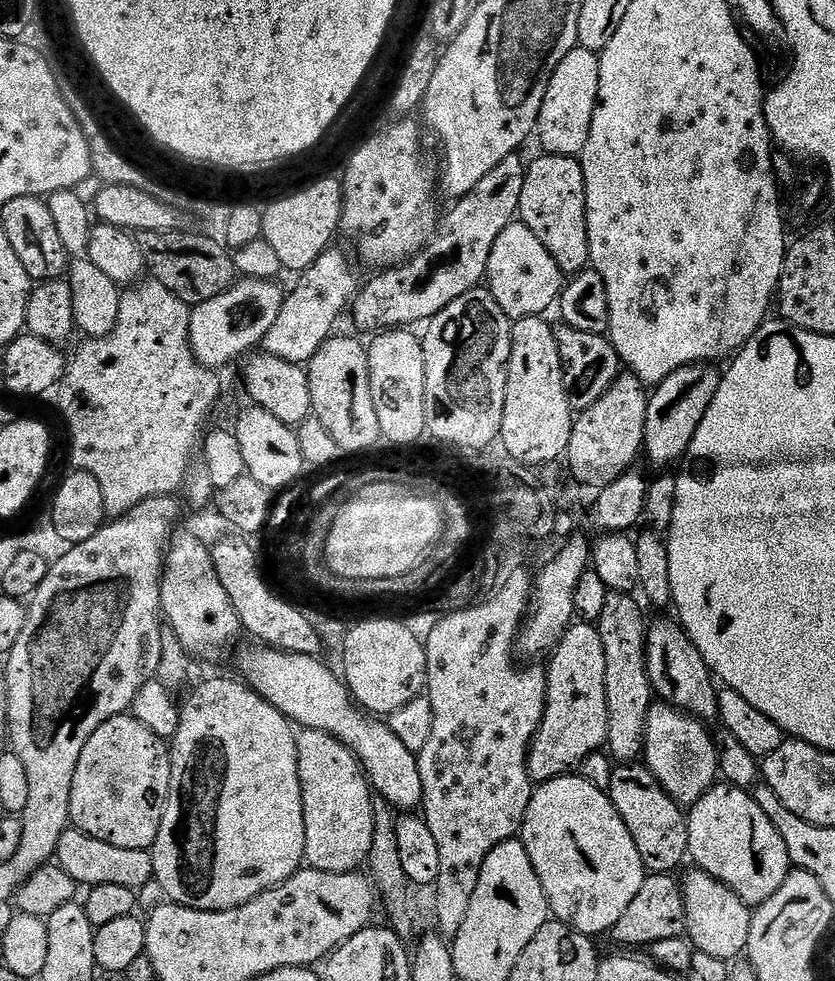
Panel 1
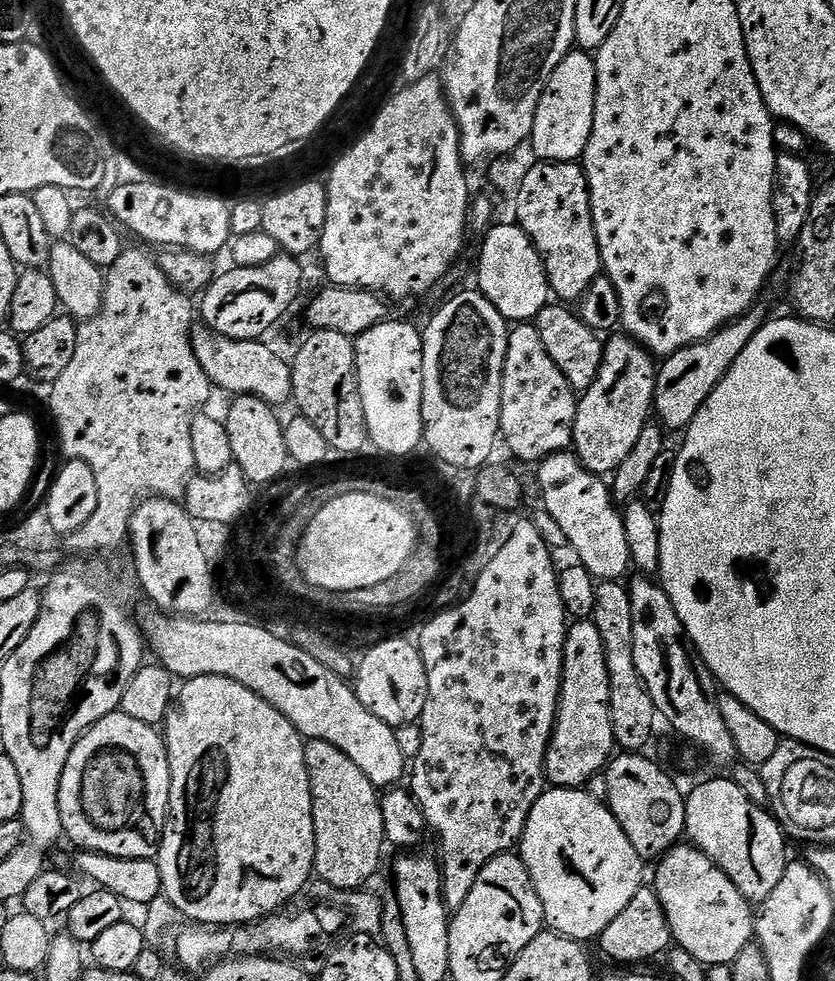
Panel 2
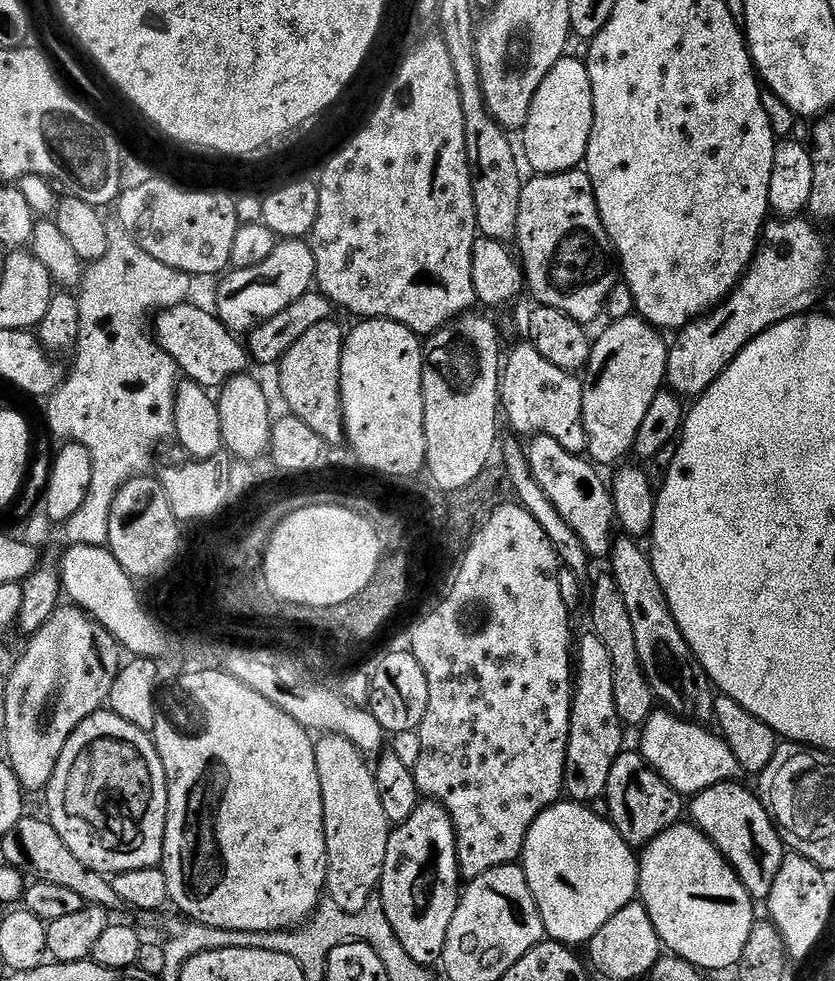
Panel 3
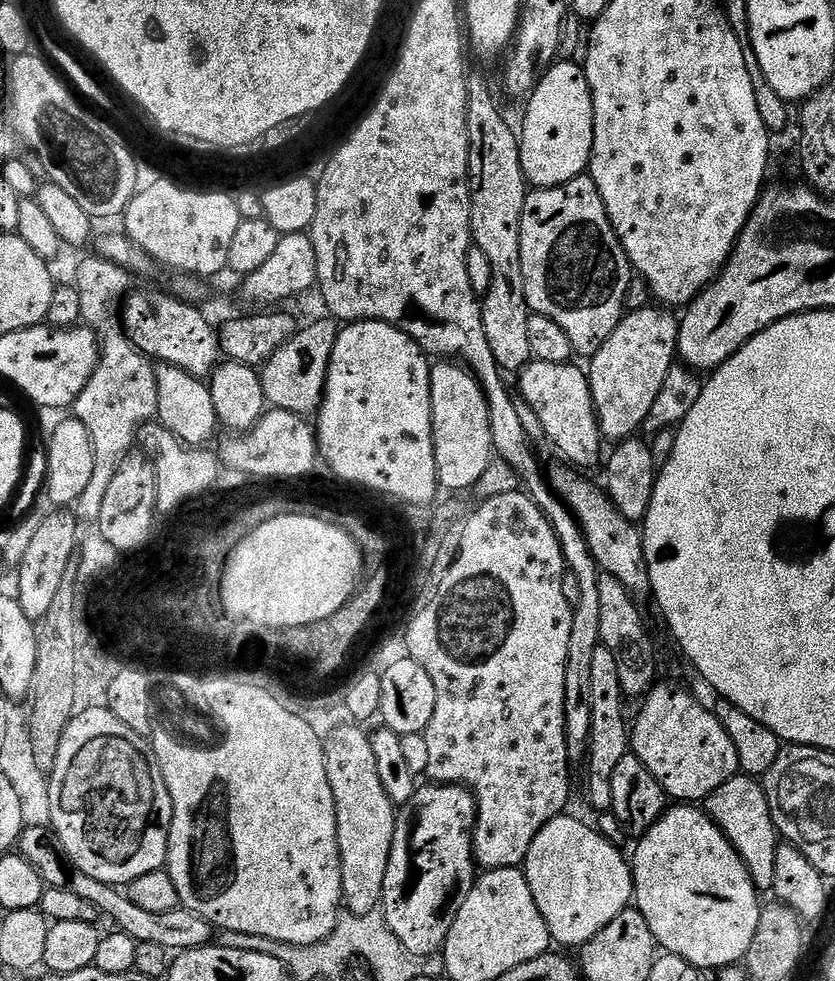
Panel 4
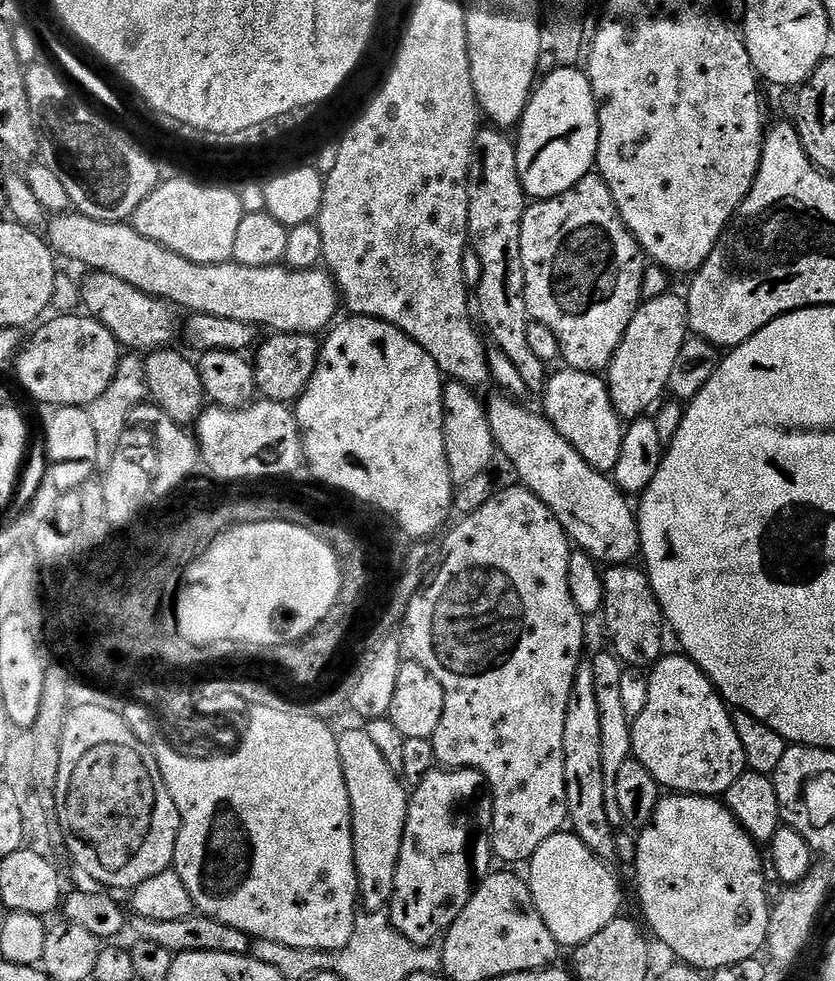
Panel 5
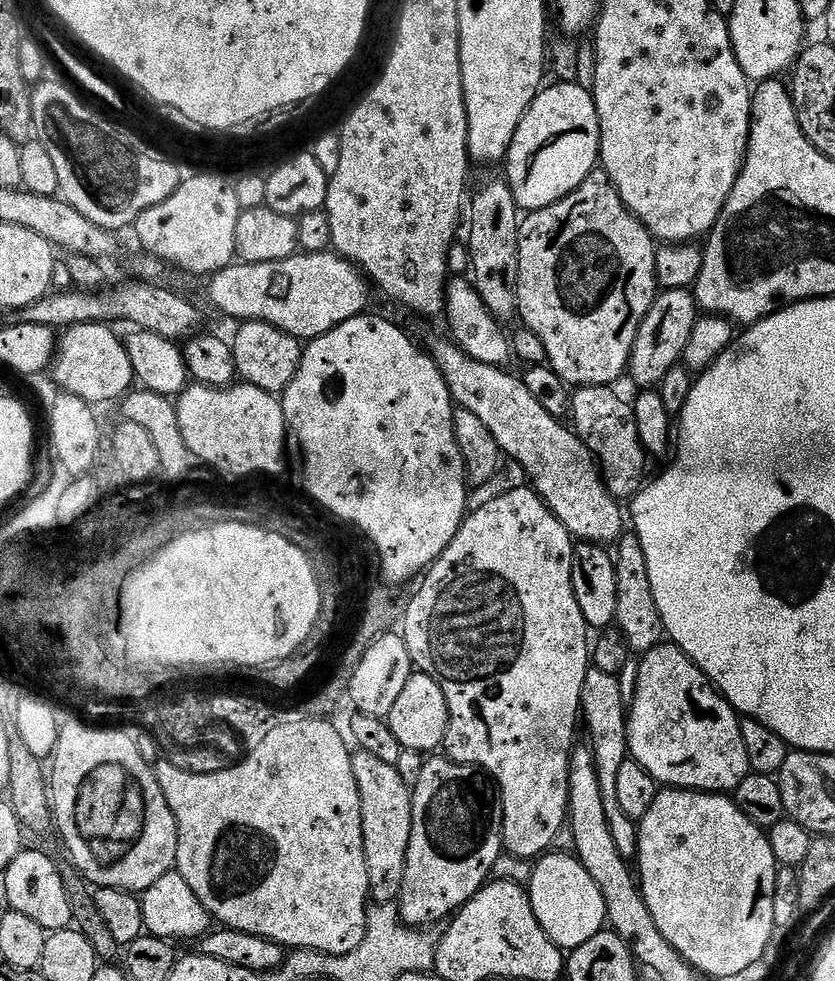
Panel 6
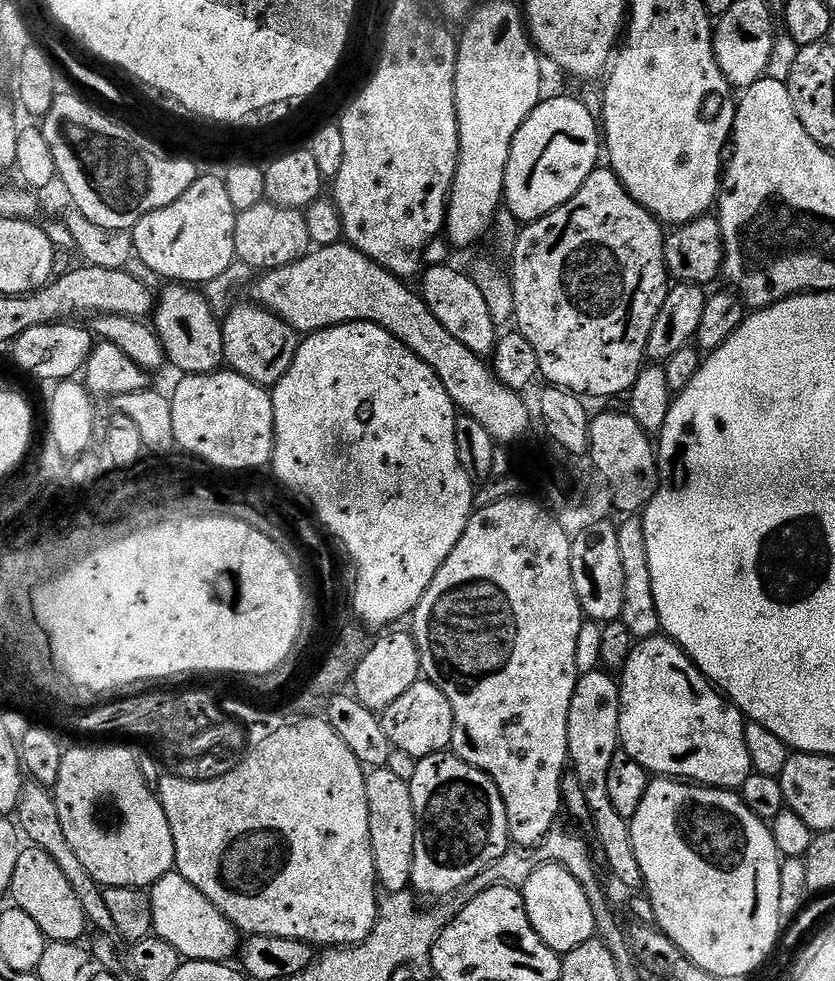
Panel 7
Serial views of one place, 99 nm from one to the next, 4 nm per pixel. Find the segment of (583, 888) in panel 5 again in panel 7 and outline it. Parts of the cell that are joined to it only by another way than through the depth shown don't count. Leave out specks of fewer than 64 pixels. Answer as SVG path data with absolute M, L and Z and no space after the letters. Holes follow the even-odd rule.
M555 862L541 864L530 874L522 891L526 914L538 938L542 938L550 950L563 954L582 946L597 935L590 898L586 898L586 890L578 886L578 878L574 878L568 868Z

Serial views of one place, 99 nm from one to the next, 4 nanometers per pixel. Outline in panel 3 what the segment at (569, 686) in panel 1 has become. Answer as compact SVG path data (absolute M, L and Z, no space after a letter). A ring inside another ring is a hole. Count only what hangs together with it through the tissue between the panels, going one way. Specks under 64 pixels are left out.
M595 634L579 637L574 652L574 695L572 725L568 735L568 765L564 767L564 792L569 801L591 802L607 793L610 770L625 751L626 725L618 718L614 694L614 666L602 638Z

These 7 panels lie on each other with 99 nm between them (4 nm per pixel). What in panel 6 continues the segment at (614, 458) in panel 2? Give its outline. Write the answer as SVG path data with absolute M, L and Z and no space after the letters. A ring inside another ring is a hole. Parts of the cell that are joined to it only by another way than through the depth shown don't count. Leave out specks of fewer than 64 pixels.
M670 289L657 295L638 330L638 338L634 342L634 350L628 363L627 375L632 376L634 383L641 384L641 389L651 389L659 385L662 378L666 378L671 368L681 363L686 342L690 342L690 334L697 318L696 297L689 289Z

